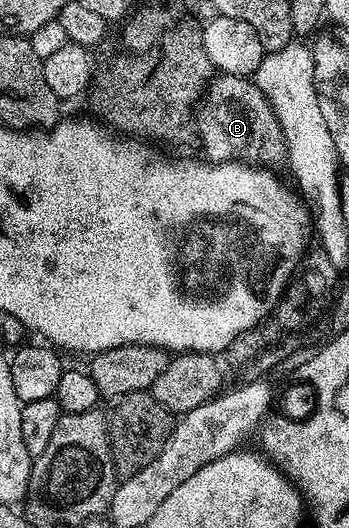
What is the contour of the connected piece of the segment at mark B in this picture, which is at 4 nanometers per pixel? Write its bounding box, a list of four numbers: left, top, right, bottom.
[195,73,286,167]

